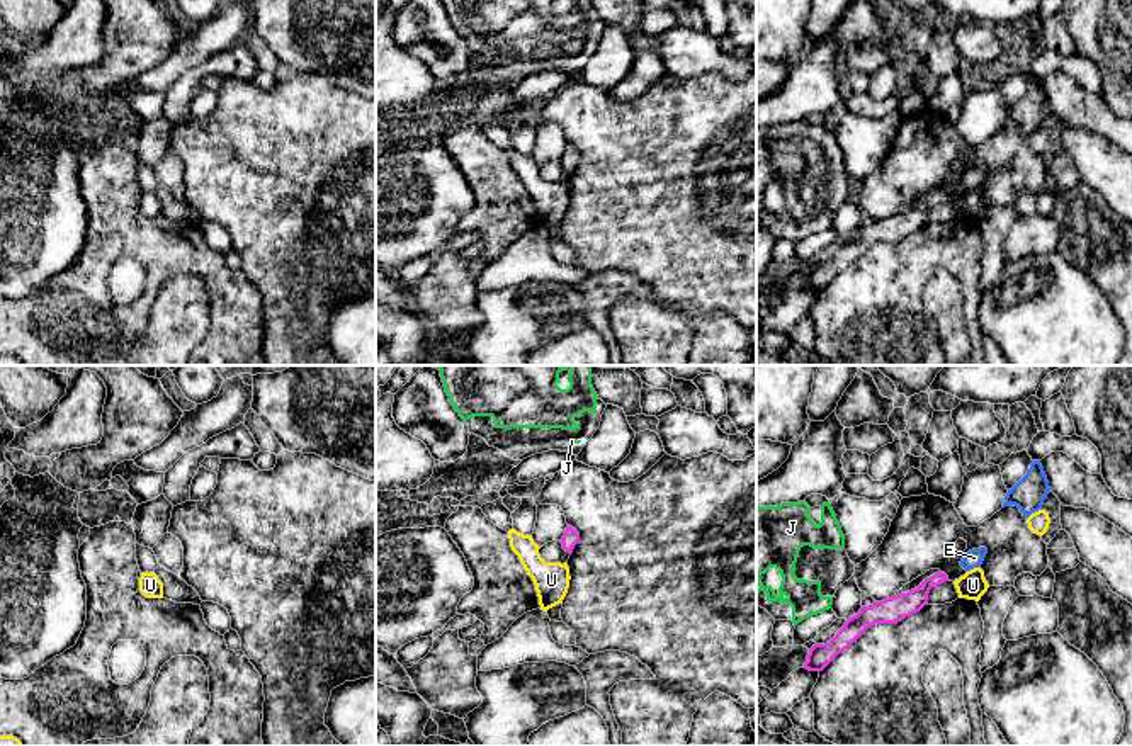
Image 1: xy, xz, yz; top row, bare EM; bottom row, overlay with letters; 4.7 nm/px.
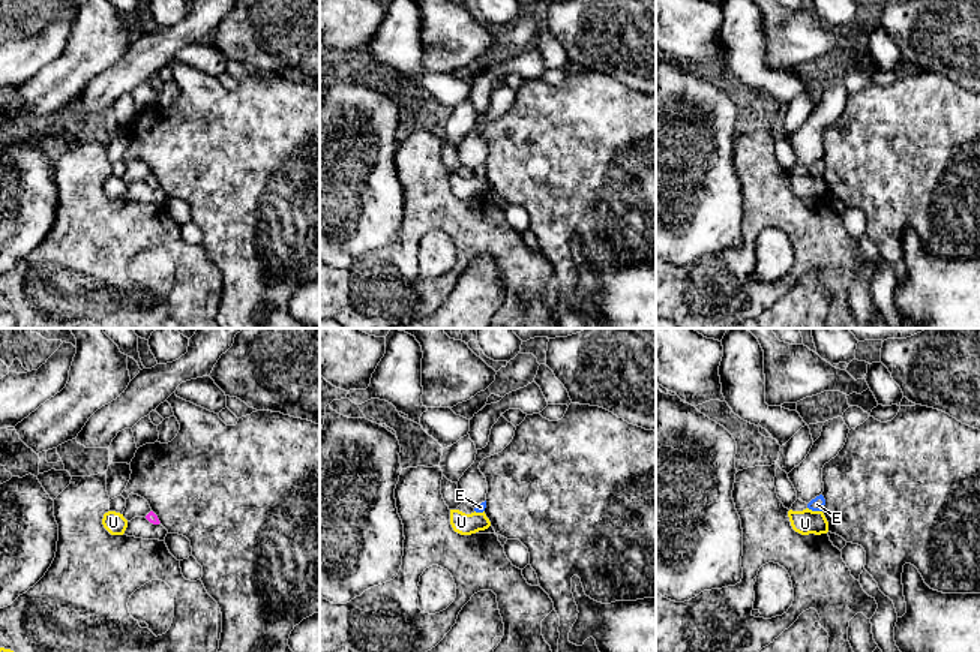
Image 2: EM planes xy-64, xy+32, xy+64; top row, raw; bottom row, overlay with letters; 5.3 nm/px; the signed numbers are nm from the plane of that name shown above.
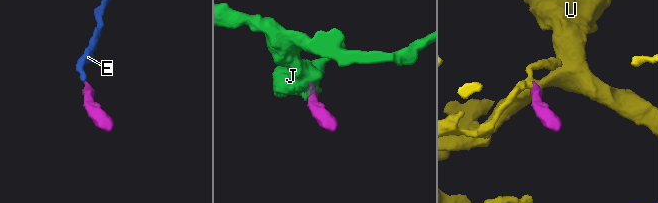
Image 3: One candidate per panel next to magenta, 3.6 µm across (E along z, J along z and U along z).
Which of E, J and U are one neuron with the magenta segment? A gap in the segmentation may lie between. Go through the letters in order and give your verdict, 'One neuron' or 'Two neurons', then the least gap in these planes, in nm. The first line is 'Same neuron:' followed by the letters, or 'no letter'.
Same neuron: E
E: One neuron. Distance 90 nm
J: Two neurons. Distance 100 nm
U: Two neurons. Distance 30 nm

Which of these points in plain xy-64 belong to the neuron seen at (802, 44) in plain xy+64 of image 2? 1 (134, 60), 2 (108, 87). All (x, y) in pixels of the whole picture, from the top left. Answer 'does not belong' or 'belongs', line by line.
1: does not belong
2: does not belong

